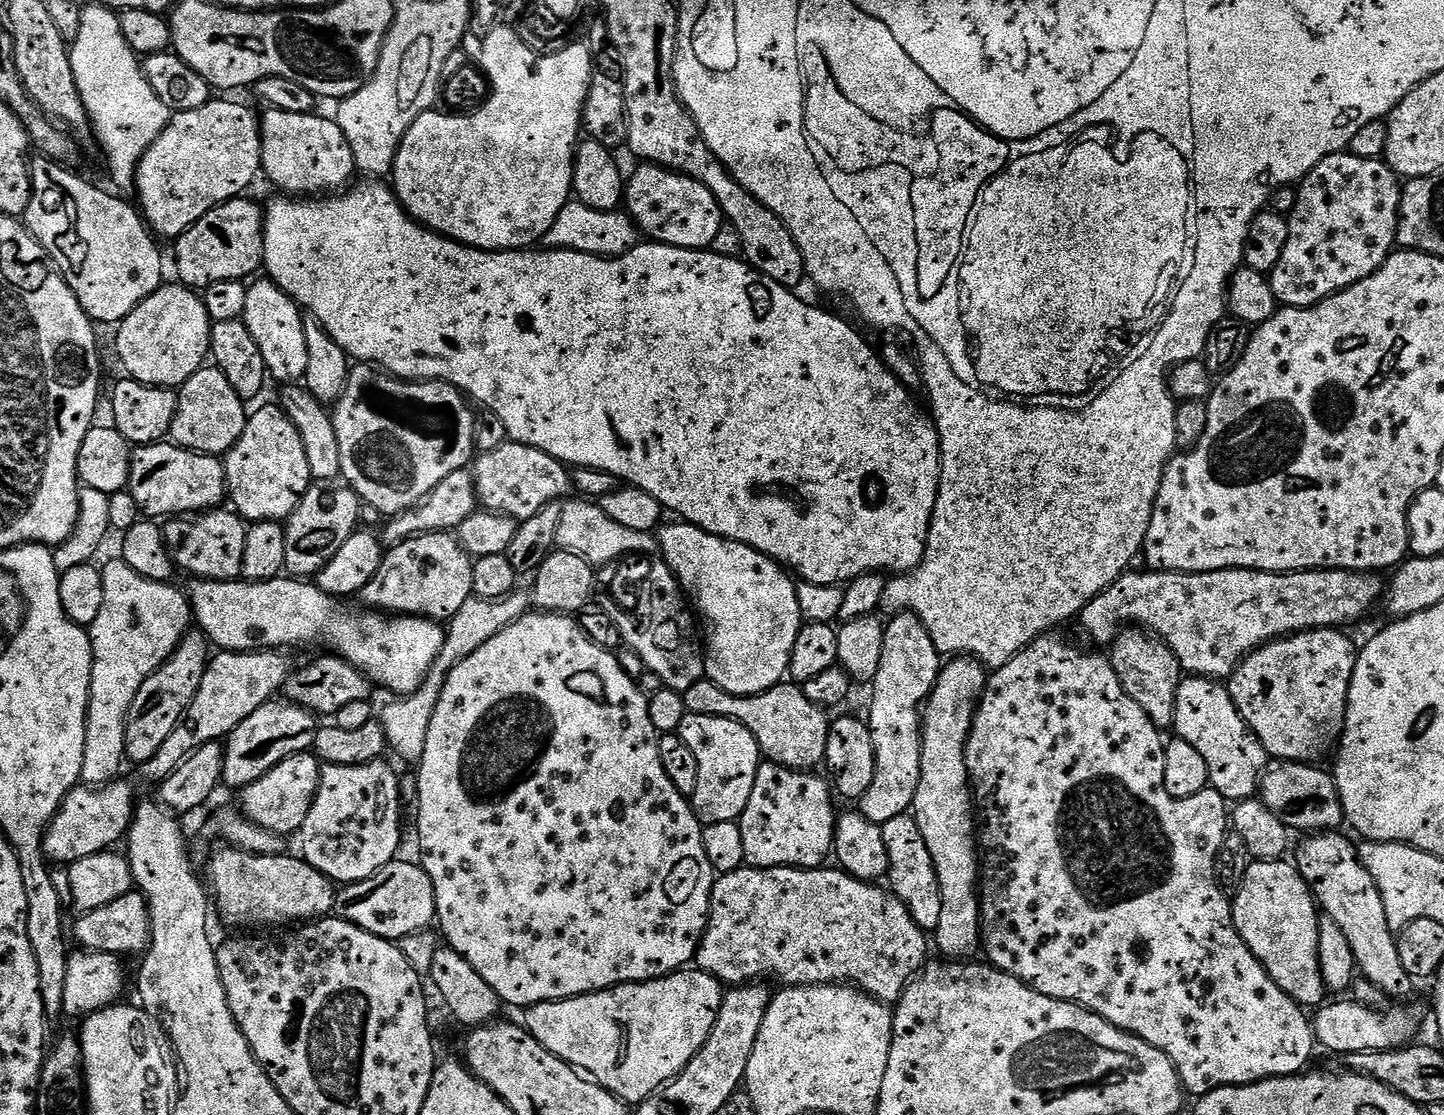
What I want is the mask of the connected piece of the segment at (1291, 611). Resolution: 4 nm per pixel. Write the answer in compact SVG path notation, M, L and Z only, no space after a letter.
M1227 568L1221 572L1157 572L1155 570L1143 570L1135 572L1129 570L1124 575L1118 577L1105 592L1099 592L1093 600L1081 610L1078 623L1084 627L1084 632L1093 640L1093 645L1108 646L1115 640L1116 635L1125 626L1139 626L1163 640L1166 647L1175 654L1180 663L1181 669L1185 673L1194 676L1206 676L1210 680L1217 682L1231 677L1251 652L1261 648L1264 644L1271 644L1272 641L1291 636L1293 632L1308 632L1312 628L1334 628L1339 629L1340 624L1356 624L1375 604L1381 603L1386 592L1385 581L1375 572L1351 572L1350 570L1334 570L1333 568L1318 568L1314 572L1253 572L1251 568Z

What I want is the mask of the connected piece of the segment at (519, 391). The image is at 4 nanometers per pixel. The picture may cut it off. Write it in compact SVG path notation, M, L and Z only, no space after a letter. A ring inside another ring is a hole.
M384 182L357 183L339 194L329 195L327 198L280 198L272 205L267 205L264 213L264 263L263 271L267 279L274 281L284 293L295 300L307 315L313 316L330 338L342 346L344 353L353 361L361 364L371 364L401 380L438 380L453 388L460 389L465 397L477 400L477 405L489 408L498 418L502 418L502 426L506 426L509 437L517 444L534 446L554 458L558 458L563 464L577 468L593 468L609 472L617 481L625 485L646 490L646 494L654 494L658 502L669 513L677 512L681 521L696 524L702 530L706 530L715 536L721 536L727 540L733 540L739 544L750 546L758 550L763 556L775 560L785 569L791 570L803 583L825 585L847 585L849 580L869 574L903 574L913 572L922 562L928 531L932 525L932 515L936 505L936 496L940 492L940 435L936 433L936 421L927 411L920 412L918 405L912 401L913 393L904 387L904 384L883 362L883 359L875 352L846 321L832 312L823 312L812 304L796 297L797 293L791 288L783 288L778 282L756 272L743 259L737 257L722 257L711 250L697 250L694 248L679 248L669 244L655 242L641 242L635 248L631 248L626 254L609 258L607 256L591 256L582 254L578 250L562 250L561 248L549 248L547 250L513 250L510 252L483 252L480 248L469 248L466 244L460 244L457 240L450 240L439 232L432 231L419 224L417 220L408 214L408 211L400 204L395 191Z

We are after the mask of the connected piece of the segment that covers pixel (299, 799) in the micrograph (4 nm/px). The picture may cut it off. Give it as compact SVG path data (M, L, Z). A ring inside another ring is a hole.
M311 751L299 752L274 766L258 782L246 786L239 793L242 814L251 824L262 830L274 833L275 836L288 838L288 835L299 833L302 822L306 822L306 814L310 814L310 806L316 797L320 785L321 761Z

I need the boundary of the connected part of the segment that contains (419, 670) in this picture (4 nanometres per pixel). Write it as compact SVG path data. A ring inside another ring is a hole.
M277 578L275 580L197 580L193 579L192 589L186 595L192 605L195 623L199 631L217 649L225 652L258 652L261 650L289 650L299 644L312 644L324 639L331 651L350 662L359 672L367 676L377 689L385 688L396 696L408 696L426 678L442 650L445 629L435 620L424 616L402 616L385 614L379 610L351 612L343 608L337 597L326 595L315 583L300 578Z

